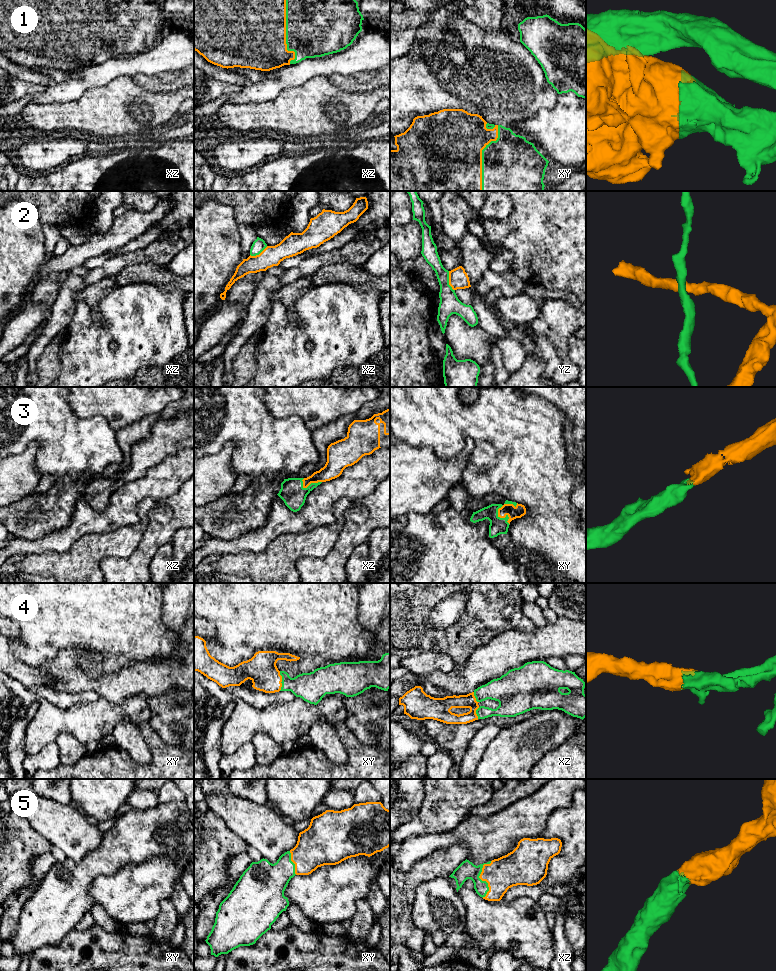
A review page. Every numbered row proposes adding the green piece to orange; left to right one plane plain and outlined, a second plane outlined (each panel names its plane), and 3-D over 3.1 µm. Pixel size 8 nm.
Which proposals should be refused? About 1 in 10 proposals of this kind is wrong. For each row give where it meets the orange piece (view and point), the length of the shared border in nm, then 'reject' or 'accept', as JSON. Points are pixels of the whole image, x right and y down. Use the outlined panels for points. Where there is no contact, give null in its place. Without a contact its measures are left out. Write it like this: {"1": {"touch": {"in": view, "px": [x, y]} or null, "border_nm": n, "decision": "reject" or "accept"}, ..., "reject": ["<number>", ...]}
{"1": {"touch": {"in": "xz", "px": [285, 34]}, "border_nm": 500, "decision": "accept"}, "2": {"touch": {"in": "yz", "px": [449, 281]}, "border_nm": 170, "decision": "reject"}, "3": {"touch": {"in": "xy", "px": [504, 504]}, "border_nm": 200, "decision": "accept"}, "4": {"touch": {"in": "xy", "px": [281, 681]}, "border_nm": 160, "decision": "accept"}, "5": {"touch": {"in": "xz", "px": [481, 879]}, "border_nm": 300, "decision": "accept"}, "reject": ["2"]}

